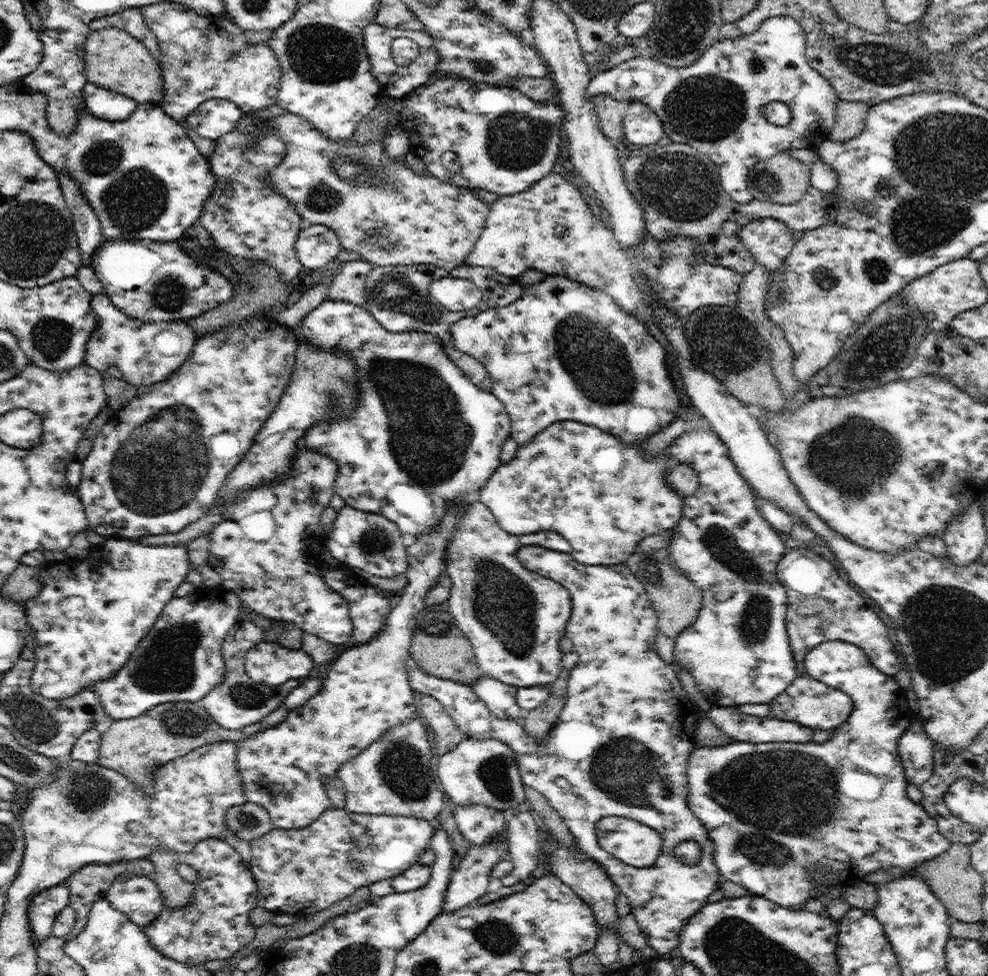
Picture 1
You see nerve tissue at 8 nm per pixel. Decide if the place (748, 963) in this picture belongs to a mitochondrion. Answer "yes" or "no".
yes

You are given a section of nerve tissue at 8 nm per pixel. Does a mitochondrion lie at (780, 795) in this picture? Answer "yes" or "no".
yes

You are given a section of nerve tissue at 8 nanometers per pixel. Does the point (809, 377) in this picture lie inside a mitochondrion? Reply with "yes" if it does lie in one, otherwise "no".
no

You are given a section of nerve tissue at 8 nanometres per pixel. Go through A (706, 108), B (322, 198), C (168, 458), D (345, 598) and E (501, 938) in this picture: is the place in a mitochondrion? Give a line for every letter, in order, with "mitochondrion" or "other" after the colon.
A: mitochondrion
B: mitochondrion
C: mitochondrion
D: other
E: mitochondrion

